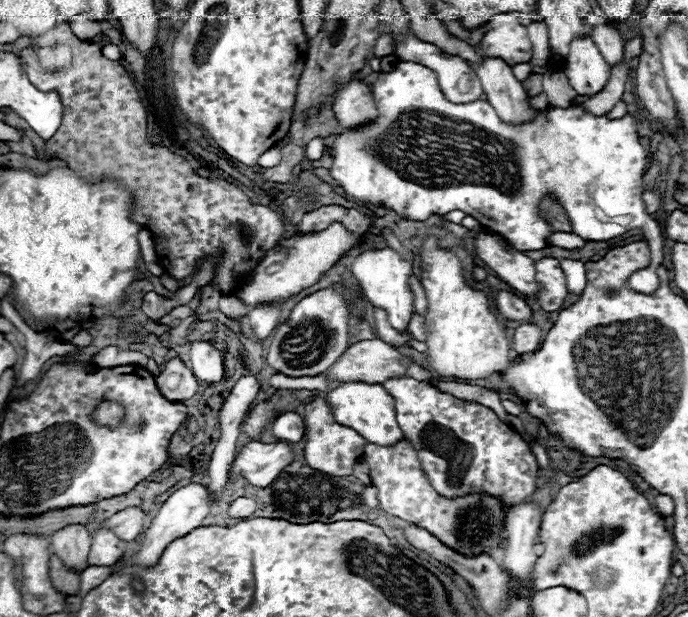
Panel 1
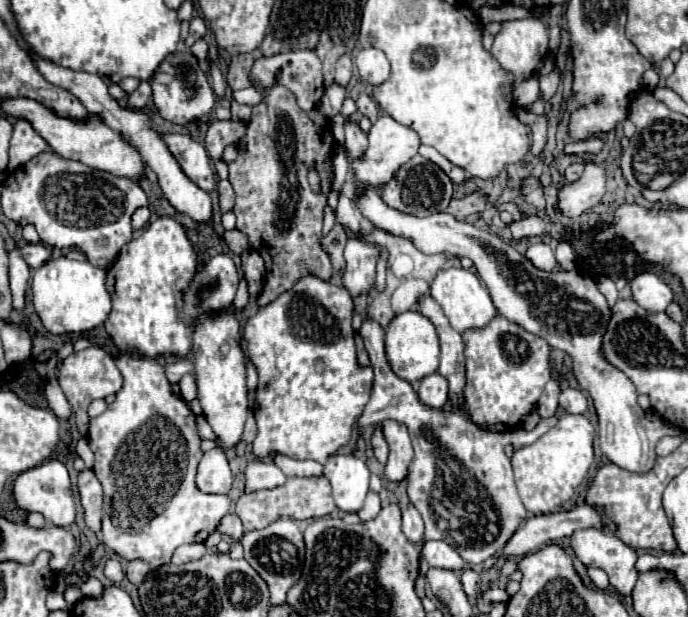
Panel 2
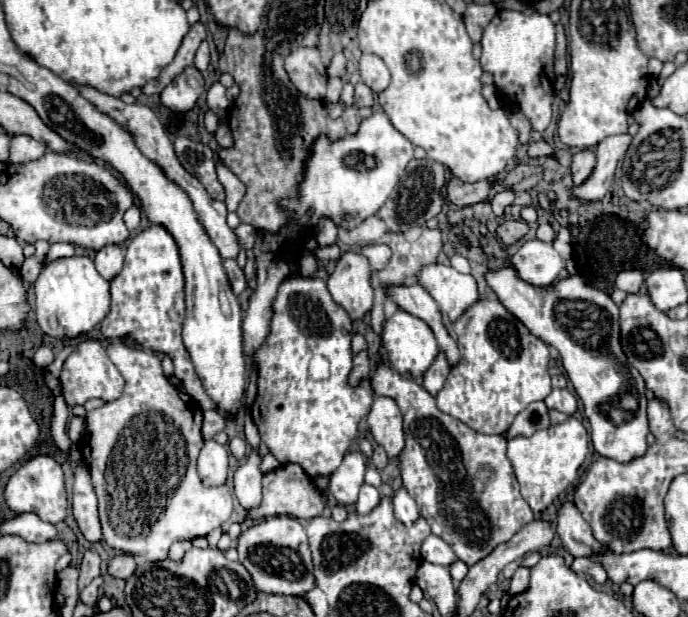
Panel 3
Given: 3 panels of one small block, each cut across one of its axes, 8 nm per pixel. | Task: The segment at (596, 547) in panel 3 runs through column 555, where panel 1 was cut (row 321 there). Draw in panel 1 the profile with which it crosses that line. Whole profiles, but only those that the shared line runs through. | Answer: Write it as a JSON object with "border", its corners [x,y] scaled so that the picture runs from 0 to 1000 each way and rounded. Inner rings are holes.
{"border":[[[727,470],[727,473],[724,473],[724,480],[721,480],[721,496],[724,496],[724,502],[727,502],[735,515],[741,515],[741,519],[765,522],[765,519],[773,515],[770,496],[767,496],[759,483],[753,483],[750,476],[744,476],[744,473],[738,473],[738,470]]]}

